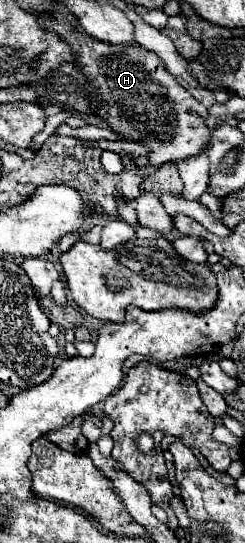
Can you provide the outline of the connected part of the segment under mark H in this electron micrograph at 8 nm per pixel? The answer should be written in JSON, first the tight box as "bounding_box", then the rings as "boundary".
{"bounding_box":[45,21,211,165],"boundary":[[[47,21],[45,27],[59,33],[61,39],[73,47],[83,73],[97,91],[99,115],[121,137],[147,145],[151,165],[163,165],[169,161],[177,163],[201,153],[211,135],[211,131],[205,127],[207,107],[195,101],[191,93],[177,83],[177,79],[163,67],[163,61],[155,53],[143,49],[139,43],[103,43],[85,33],[79,35],[79,31],[71,29],[71,25]]]}

